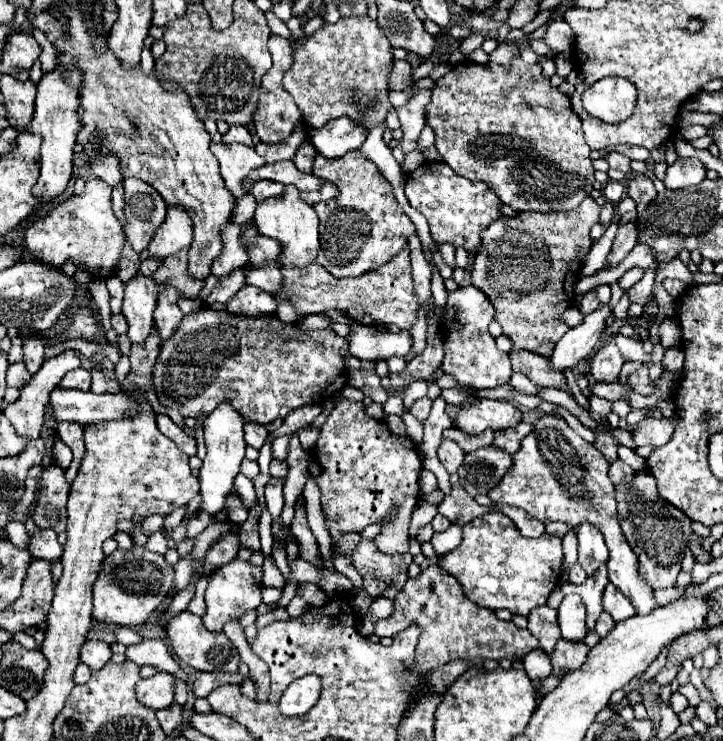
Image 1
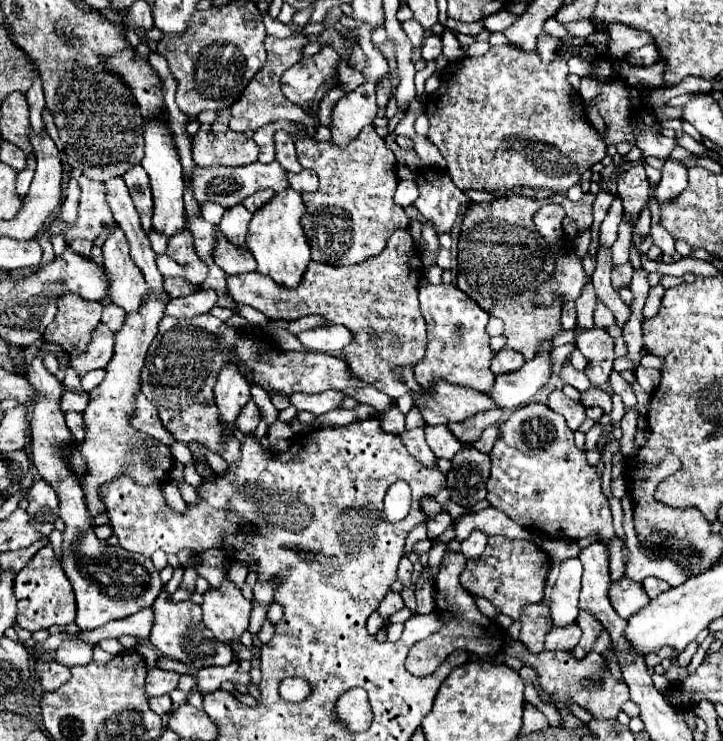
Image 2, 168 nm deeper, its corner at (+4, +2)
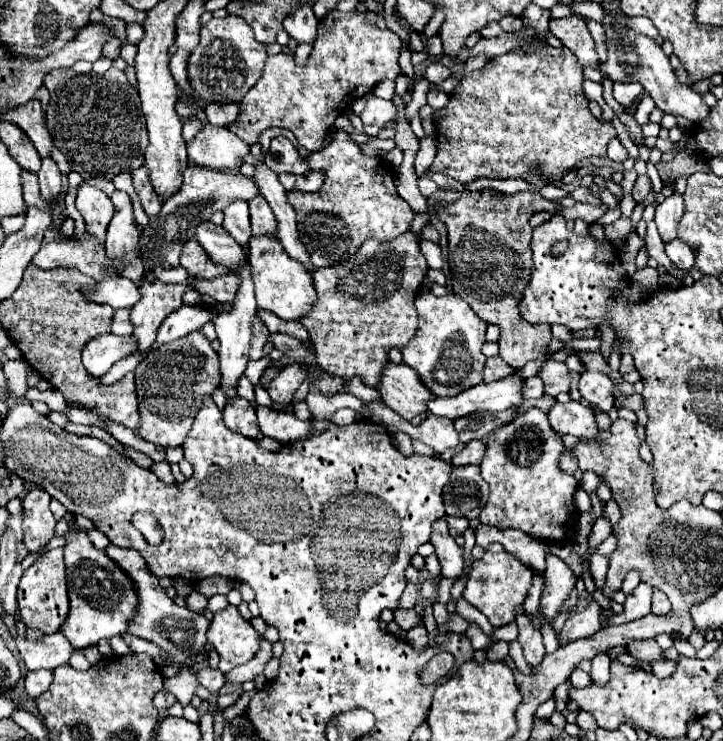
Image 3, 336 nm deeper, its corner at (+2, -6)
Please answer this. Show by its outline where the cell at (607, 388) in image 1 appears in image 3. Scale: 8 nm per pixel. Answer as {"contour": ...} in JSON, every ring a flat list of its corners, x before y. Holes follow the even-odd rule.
{"contour":[[547,360,541,366,537,376,543,380,547,396,555,398,561,392,569,392,569,376,567,376,565,362,551,362,551,360]]}

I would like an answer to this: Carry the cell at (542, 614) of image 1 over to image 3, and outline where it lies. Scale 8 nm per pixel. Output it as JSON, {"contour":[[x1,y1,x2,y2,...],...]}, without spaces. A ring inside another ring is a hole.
{"contour":[[525,614,517,616,517,626,519,626,519,644,523,646,523,654,527,658,527,662,531,666,537,666,543,656,545,656,545,646,543,646,543,638,541,638,541,632,535,630,529,622,529,618]]}

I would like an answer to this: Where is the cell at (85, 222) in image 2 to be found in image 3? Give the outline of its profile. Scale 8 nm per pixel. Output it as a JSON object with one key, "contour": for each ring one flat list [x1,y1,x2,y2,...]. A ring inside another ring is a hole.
{"contour":[[83,184,79,186,77,192,77,210,81,212,87,224,87,232,97,236,99,240,105,240,107,224,111,222,111,214,113,214,113,204,109,196,93,186]]}

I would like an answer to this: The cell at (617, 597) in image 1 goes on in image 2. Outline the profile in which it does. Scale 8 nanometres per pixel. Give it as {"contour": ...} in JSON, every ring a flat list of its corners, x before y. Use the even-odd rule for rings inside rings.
{"contour":[[625,576,617,582,611,582,609,598,611,598,611,606,615,608,615,612,625,620,631,618,637,610,641,610,649,602,649,596,645,594,643,586]]}

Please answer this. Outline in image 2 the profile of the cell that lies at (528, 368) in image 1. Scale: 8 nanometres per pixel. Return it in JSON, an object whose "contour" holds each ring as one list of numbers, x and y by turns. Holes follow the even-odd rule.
{"contour":[[501,348,493,360,493,374,509,374,513,370,519,370,525,364,523,354,517,354,515,350]]}

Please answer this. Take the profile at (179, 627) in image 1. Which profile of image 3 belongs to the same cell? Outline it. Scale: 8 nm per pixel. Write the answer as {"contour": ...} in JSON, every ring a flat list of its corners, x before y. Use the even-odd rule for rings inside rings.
{"contour":[[109,544,105,548,105,554,127,574,131,576,131,580,135,582,135,590,139,594,139,610,135,610,135,618,131,618,131,626,127,626,127,632,137,636,137,638,143,638,143,640,149,640,157,646,161,646,169,658,181,666,189,666,197,660,197,636,199,632,207,632,209,628,209,620,203,616,203,614,197,614,189,608,181,608,177,606,167,594,165,590,157,584,157,578,147,570,147,564,143,562,141,554,133,548,119,548,119,546,113,546]]}

